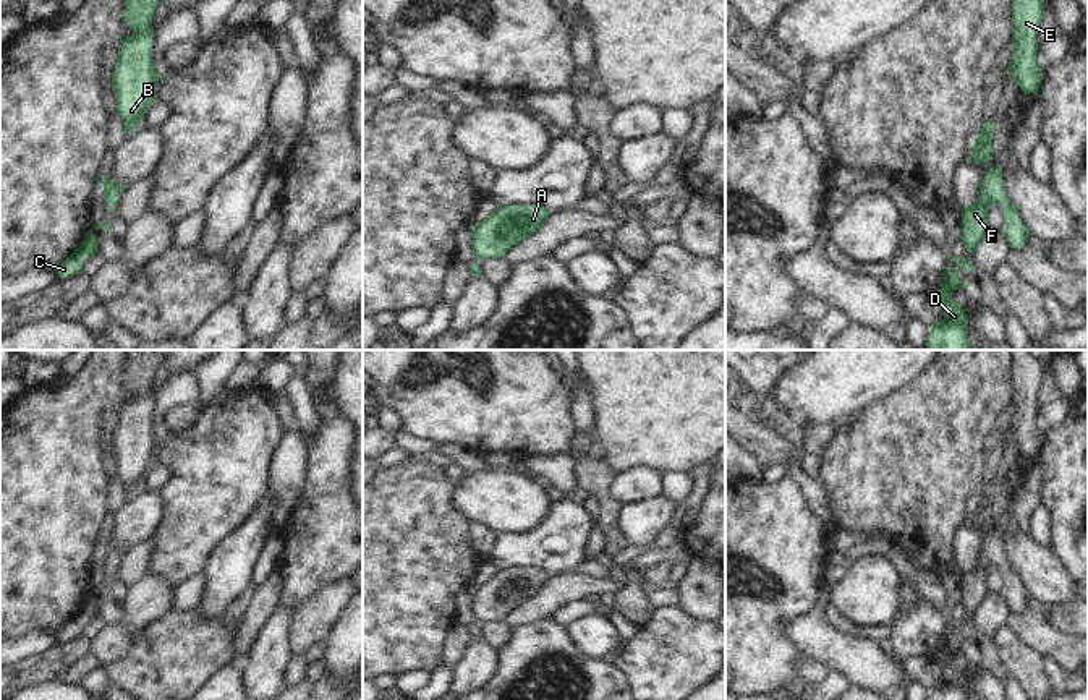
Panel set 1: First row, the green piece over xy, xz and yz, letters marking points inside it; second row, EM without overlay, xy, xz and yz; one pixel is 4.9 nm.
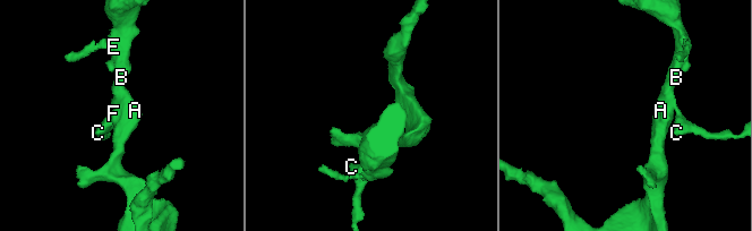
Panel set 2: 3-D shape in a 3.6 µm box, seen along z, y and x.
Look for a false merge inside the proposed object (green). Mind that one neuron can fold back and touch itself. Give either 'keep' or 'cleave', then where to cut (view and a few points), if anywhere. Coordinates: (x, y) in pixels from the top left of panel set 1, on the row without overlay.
keep | no cut

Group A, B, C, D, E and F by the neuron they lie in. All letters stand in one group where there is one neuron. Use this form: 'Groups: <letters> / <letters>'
Groups: A B C D E F.

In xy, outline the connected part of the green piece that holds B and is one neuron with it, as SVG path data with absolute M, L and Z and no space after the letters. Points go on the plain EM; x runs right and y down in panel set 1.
M126 350L125 386L133 392L118 410L118 423L112 436L117 475L126 497L139 489L144 473L157 463L159 436L152 426L152 384L157 365L167 350Z

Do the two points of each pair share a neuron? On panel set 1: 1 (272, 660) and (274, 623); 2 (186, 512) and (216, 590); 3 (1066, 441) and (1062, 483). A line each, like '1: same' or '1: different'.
1: same
2: different
3: same

